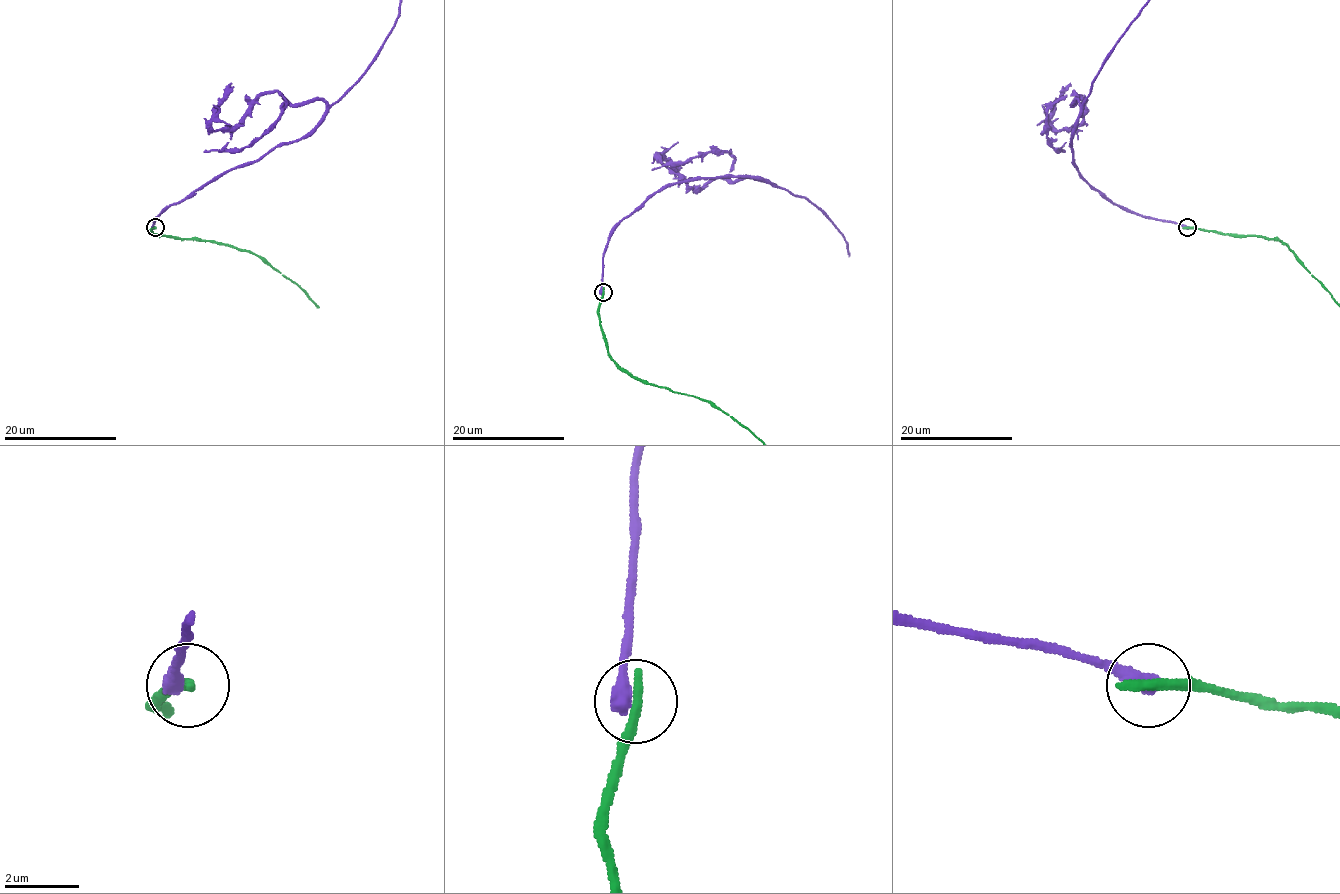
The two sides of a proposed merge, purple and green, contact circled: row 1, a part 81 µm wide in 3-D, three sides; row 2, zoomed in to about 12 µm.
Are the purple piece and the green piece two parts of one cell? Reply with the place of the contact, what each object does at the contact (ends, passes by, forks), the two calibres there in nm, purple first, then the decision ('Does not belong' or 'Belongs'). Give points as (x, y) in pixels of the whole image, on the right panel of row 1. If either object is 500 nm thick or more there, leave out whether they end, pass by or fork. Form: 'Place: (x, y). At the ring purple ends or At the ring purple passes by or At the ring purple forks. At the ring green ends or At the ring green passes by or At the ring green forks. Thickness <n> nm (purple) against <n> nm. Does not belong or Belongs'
Place: (1187, 227). At the ring purple ends. At the ring green ends. Thickness 480 nm (purple) against 340 nm. Does not belong

